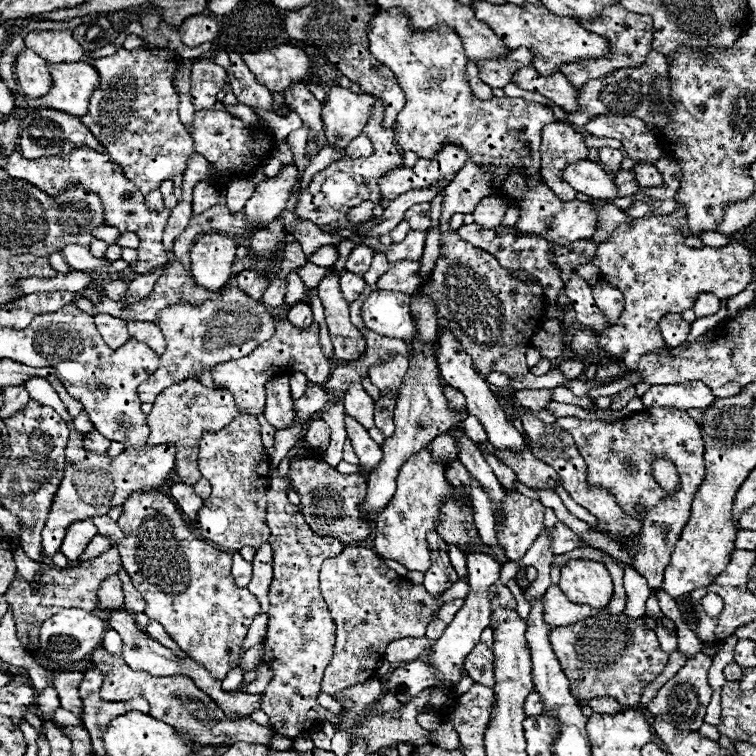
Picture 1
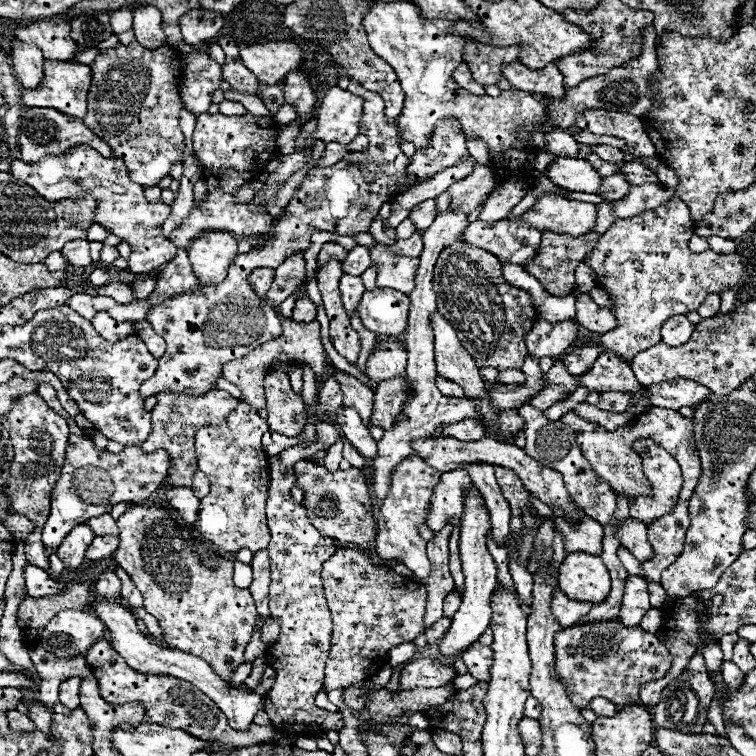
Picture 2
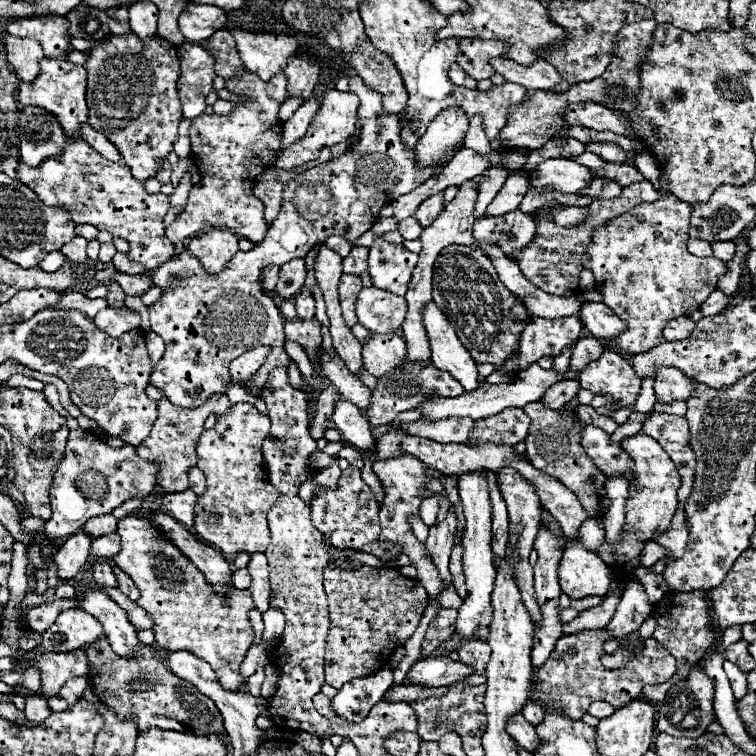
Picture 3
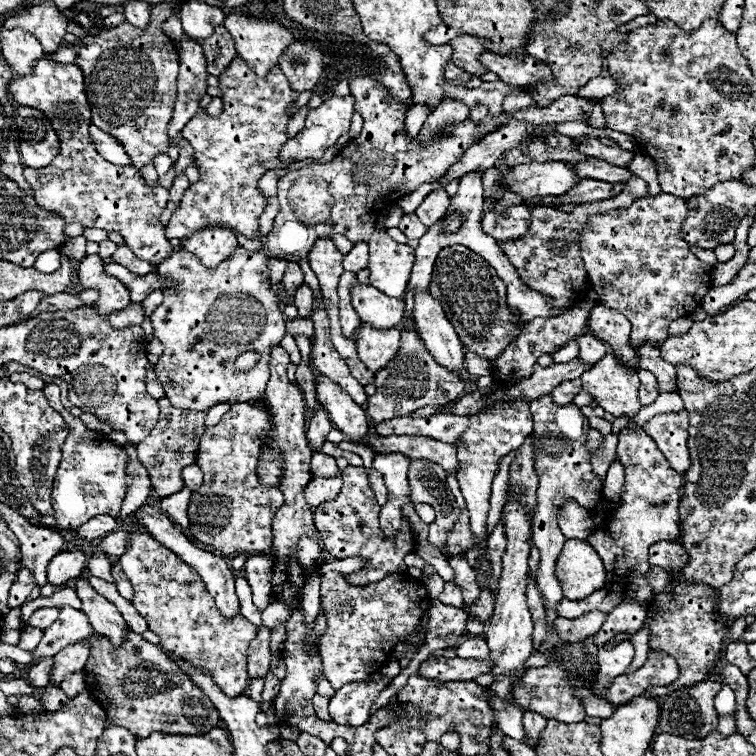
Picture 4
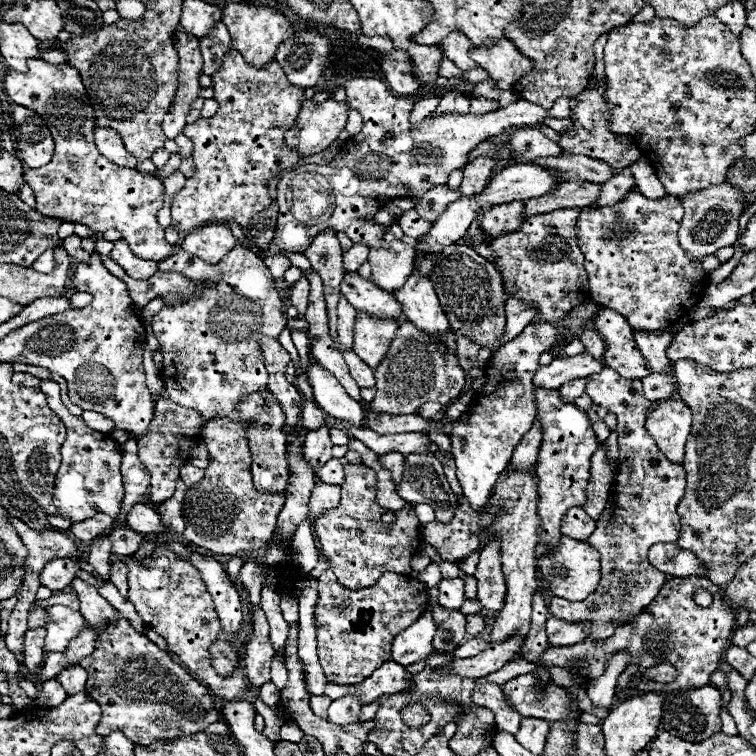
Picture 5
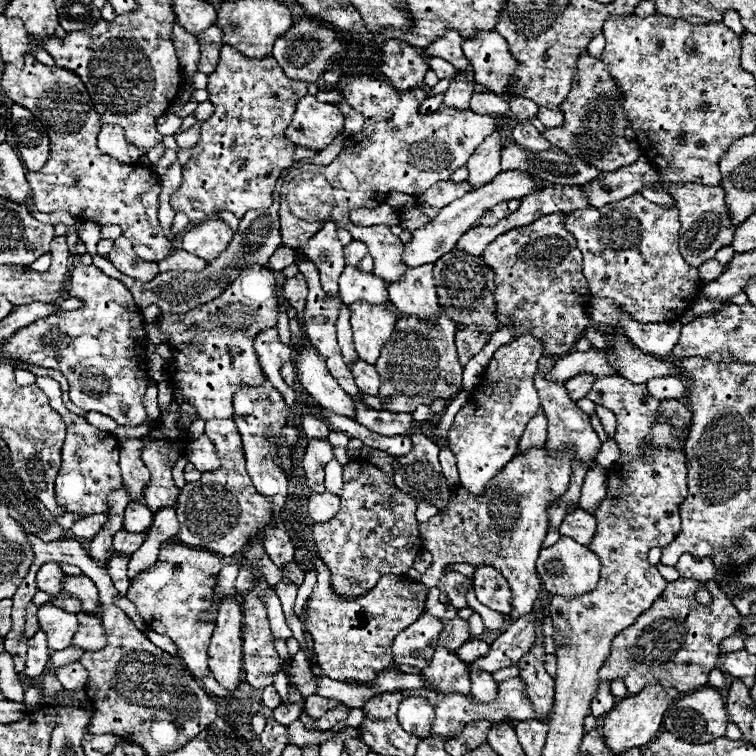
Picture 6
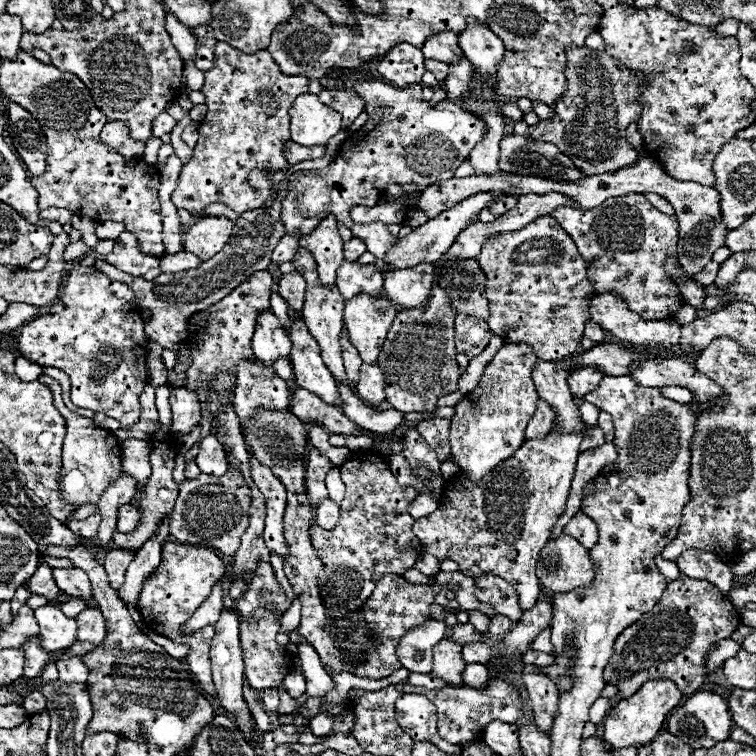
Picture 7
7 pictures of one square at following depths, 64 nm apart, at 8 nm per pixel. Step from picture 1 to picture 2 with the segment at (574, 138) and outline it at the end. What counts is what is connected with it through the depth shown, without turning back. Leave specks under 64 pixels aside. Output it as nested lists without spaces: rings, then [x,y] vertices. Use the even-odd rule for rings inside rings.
[[[566,130],[550,132],[544,148],[548,152],[556,154],[556,158],[560,158],[560,156],[576,156],[578,154],[578,144],[576,144],[574,136],[570,132],[566,132]]]

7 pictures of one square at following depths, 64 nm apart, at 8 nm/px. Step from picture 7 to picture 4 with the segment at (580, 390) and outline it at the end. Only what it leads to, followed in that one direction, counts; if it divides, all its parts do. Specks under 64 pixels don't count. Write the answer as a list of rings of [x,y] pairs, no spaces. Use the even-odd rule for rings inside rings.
[[[580,378],[578,380],[570,380],[570,382],[560,384],[558,388],[554,388],[552,390],[552,398],[554,398],[556,404],[564,406],[564,404],[570,404],[580,390],[582,390],[582,380]]]

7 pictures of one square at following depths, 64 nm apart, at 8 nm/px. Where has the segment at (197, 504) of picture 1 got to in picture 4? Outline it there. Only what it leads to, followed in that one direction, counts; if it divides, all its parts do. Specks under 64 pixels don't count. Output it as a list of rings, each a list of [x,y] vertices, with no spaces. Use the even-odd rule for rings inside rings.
[[[182,488],[182,490],[176,492],[174,496],[168,496],[168,498],[162,498],[162,500],[160,500],[160,510],[162,510],[176,526],[180,526],[180,528],[188,528],[186,508],[188,508],[190,494],[192,494],[190,488]]]

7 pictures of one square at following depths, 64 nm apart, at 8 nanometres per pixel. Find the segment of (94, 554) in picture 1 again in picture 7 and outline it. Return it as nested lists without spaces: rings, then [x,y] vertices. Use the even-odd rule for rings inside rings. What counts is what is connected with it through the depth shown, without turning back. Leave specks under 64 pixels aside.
[[[164,440],[160,444],[152,444],[152,450],[150,450],[150,464],[152,464],[152,476],[146,480],[146,484],[142,484],[140,488],[140,496],[136,500],[136,506],[138,510],[142,512],[142,518],[136,526],[134,532],[128,532],[128,534],[114,534],[114,542],[118,548],[130,548],[130,550],[138,550],[146,540],[150,540],[154,536],[154,532],[158,530],[162,518],[170,516],[172,508],[174,508],[174,502],[176,502],[176,496],[178,496],[178,484],[174,482],[172,478],[172,470],[174,470],[174,452],[176,452],[176,442],[170,442],[170,440]]]

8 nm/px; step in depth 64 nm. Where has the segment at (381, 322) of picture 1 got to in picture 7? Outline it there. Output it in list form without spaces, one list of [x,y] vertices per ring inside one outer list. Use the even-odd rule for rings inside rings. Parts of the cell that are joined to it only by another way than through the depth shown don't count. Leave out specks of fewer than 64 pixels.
[[[344,260],[336,272],[336,286],[344,300],[350,300],[360,292],[382,296],[382,272],[374,264]]]

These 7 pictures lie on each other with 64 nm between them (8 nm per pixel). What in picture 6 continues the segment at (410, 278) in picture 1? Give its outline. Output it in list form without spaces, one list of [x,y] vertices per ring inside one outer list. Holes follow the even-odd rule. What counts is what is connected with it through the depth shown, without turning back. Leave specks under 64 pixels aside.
[[[368,78],[350,82],[344,88],[346,102],[364,114],[364,126],[358,134],[348,136],[342,152],[338,154],[338,158],[332,164],[328,164],[328,166],[306,164],[298,170],[292,170],[284,178],[282,194],[280,194],[280,224],[282,224],[280,232],[282,232],[284,244],[298,248],[302,242],[306,242],[310,236],[314,236],[314,232],[318,232],[318,228],[322,228],[322,224],[332,220],[332,222],[336,222],[338,228],[346,228],[354,240],[362,240],[368,246],[369,254],[372,254],[372,258],[374,258],[373,272],[376,276],[390,282],[390,280],[398,280],[398,276],[402,276],[402,272],[406,272],[406,266],[402,264],[404,243],[391,232],[390,227],[385,224],[361,227],[352,224],[348,214],[356,208],[374,208],[374,206],[382,204],[386,200],[388,192],[392,192],[392,190],[406,192],[406,194],[422,194],[426,188],[430,188],[430,184],[436,184],[440,180],[450,180],[452,172],[466,164],[466,160],[470,158],[470,152],[474,152],[474,148],[478,148],[478,144],[486,136],[490,136],[490,132],[494,132],[494,128],[500,122],[504,122],[502,118],[498,120],[492,116],[482,116],[482,114],[474,114],[472,110],[458,110],[458,108],[438,108],[436,112],[420,114],[422,100],[418,100],[414,92],[420,92],[420,88],[410,90],[410,92],[398,92],[382,80],[368,80]],[[522,98],[512,100],[512,102],[510,102],[510,108],[512,108],[512,120],[516,118],[516,122],[524,122],[524,120],[528,120],[530,116],[536,116],[536,114],[538,114],[538,106],[536,106],[534,102],[522,100]],[[382,110],[388,110],[388,112],[382,112]],[[316,174],[324,176],[326,182],[316,182]],[[306,190],[314,190],[314,192],[306,192]],[[174,250],[174,254],[162,258],[158,262],[158,266],[160,266],[160,272],[170,272],[170,270],[200,272],[200,268],[206,268],[206,262],[198,260],[198,256],[194,256],[194,254],[186,252],[186,250]],[[246,266],[238,280],[226,288],[214,302],[190,310],[182,320],[166,316],[160,324],[162,332],[170,338],[168,346],[172,358],[166,364],[166,374],[174,394],[190,400],[202,420],[230,418],[232,394],[244,382],[258,386],[264,382],[264,372],[254,352],[254,338],[266,326],[276,326],[278,318],[276,282],[268,268]]]

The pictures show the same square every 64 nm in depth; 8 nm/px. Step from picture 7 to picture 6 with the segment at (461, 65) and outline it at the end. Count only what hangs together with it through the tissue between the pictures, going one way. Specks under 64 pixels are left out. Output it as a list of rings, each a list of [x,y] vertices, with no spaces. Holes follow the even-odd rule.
[[[458,68],[458,72],[452,76],[450,86],[444,94],[442,106],[452,106],[452,108],[464,108],[468,110],[470,98],[474,94],[474,80],[472,80],[472,68]]]

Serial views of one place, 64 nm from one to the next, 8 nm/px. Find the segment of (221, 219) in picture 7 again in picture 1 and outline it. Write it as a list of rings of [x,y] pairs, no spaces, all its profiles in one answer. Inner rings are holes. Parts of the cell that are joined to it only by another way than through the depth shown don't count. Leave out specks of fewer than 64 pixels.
[[[202,234],[190,248],[194,280],[208,292],[218,292],[230,278],[236,242],[224,234]]]

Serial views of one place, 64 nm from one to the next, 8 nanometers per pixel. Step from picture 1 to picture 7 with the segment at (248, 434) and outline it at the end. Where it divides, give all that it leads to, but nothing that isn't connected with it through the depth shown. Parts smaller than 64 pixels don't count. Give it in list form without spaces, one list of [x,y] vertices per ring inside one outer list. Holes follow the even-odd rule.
[[[228,466],[226,476],[198,476],[194,480],[180,482],[180,494],[170,514],[170,534],[180,542],[214,548],[226,556],[234,556],[240,538],[248,528],[250,488],[242,480],[242,474]]]

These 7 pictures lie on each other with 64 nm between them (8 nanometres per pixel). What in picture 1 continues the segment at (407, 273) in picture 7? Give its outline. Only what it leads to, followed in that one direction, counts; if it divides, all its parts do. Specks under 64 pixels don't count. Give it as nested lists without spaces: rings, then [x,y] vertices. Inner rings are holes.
[[[442,328],[436,344],[438,344],[436,358],[438,358],[438,370],[440,370],[442,380],[444,380],[446,384],[454,384],[454,388],[458,388],[458,390],[466,396],[468,412],[474,414],[474,416],[482,422],[482,426],[486,428],[488,440],[490,440],[496,448],[510,448],[510,450],[522,450],[522,448],[526,448],[526,444],[524,444],[522,436],[518,434],[518,430],[506,420],[506,414],[504,414],[504,410],[502,410],[502,404],[500,404],[500,400],[494,396],[494,392],[490,390],[490,384],[486,384],[486,380],[474,370],[472,358],[462,350],[462,346],[458,344],[458,338],[454,338],[452,330]]]

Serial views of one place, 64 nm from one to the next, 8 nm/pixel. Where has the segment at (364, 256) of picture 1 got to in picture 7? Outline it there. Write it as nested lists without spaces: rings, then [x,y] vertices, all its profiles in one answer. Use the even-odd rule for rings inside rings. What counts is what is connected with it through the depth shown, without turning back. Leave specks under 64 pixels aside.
[[[352,238],[352,240],[344,242],[344,256],[346,256],[346,260],[356,262],[364,252],[366,252],[366,244],[362,240],[358,240],[358,238]]]

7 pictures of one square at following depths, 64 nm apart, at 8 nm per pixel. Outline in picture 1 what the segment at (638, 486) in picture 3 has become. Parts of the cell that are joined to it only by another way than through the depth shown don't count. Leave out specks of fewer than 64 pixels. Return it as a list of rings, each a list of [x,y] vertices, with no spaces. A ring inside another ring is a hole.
[[[654,458],[652,460],[652,476],[662,486],[662,490],[666,494],[672,494],[680,484],[678,470],[676,470],[674,462],[668,458]]]

